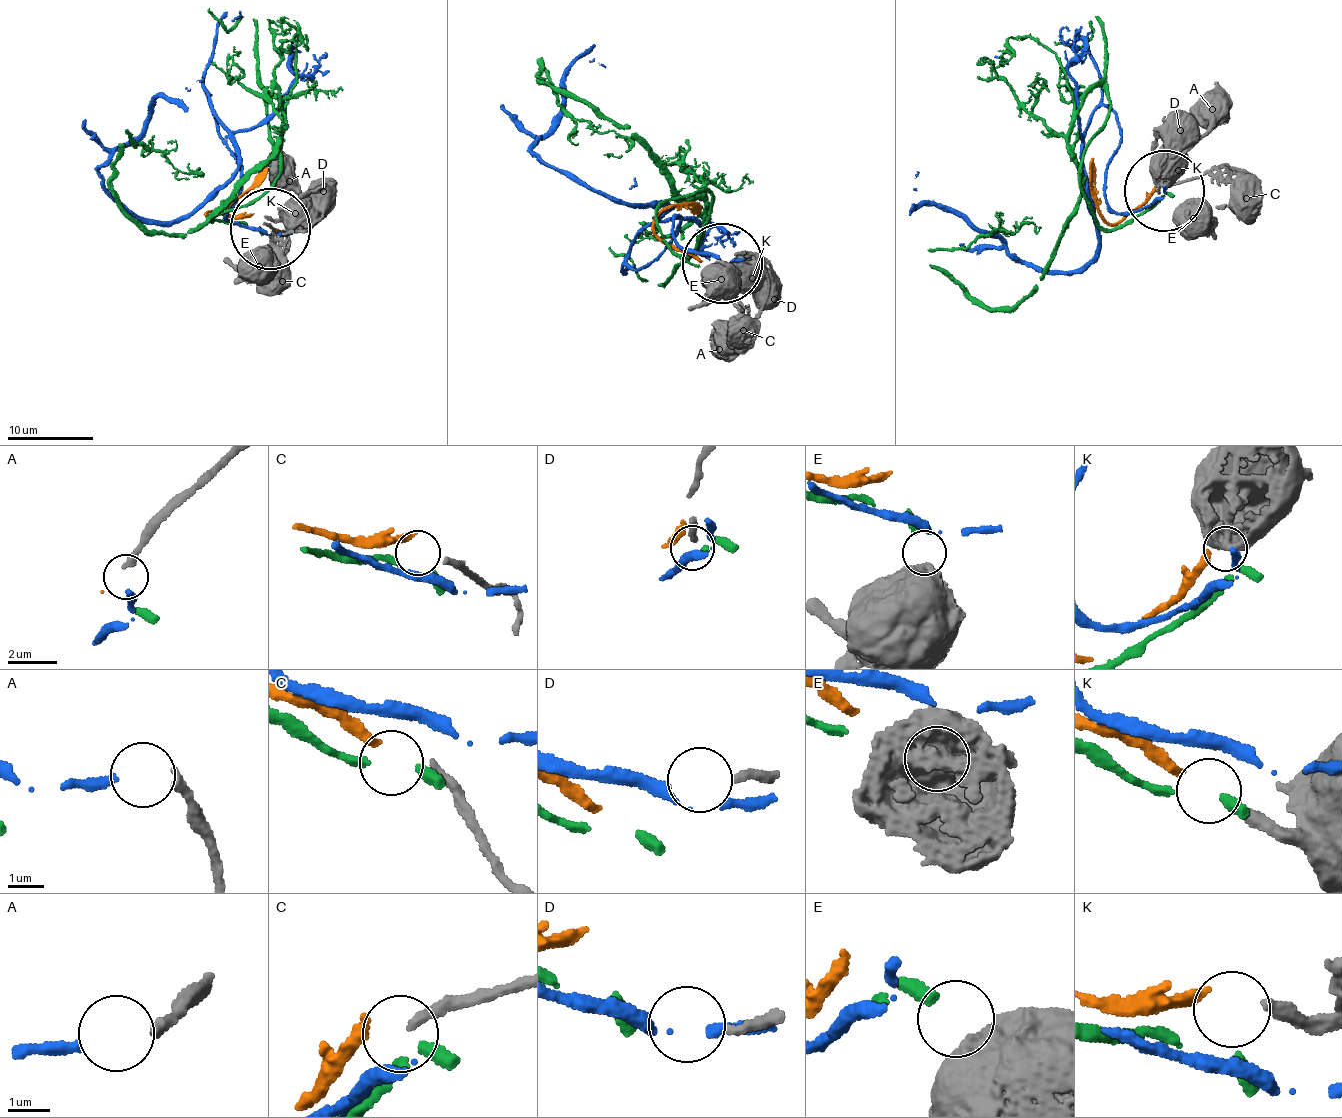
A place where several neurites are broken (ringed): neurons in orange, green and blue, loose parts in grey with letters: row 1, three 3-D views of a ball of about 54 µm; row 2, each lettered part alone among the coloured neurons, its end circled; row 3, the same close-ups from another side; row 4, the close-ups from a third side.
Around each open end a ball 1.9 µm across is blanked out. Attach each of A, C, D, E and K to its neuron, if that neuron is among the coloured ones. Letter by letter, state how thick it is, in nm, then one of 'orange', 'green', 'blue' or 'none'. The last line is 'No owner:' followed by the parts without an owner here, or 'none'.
A: 260 nm thick; blue
C: 240 nm thick; none
D: 240 nm thick; none
E: 1200 nm thick; green
K: 320 nm thick; orange
No owner: C, D

